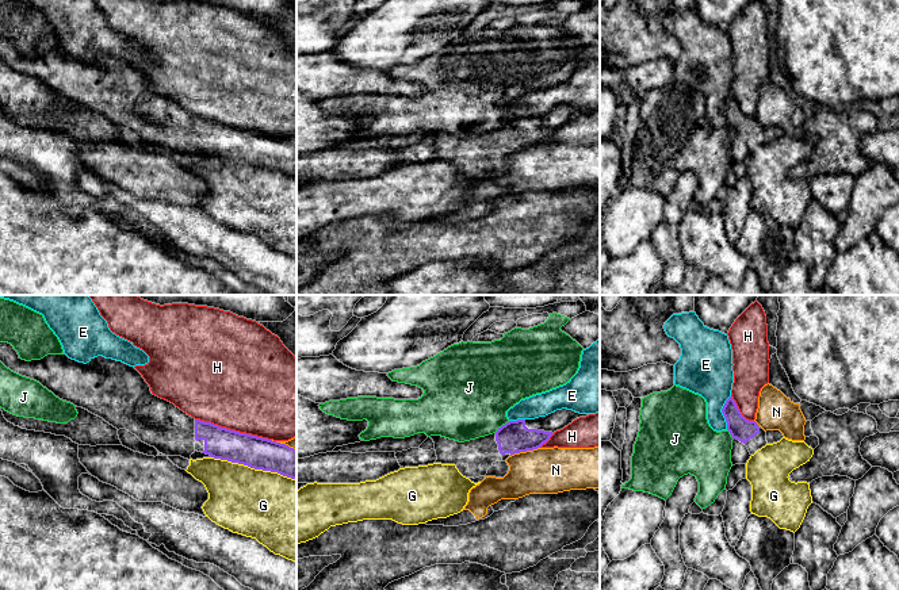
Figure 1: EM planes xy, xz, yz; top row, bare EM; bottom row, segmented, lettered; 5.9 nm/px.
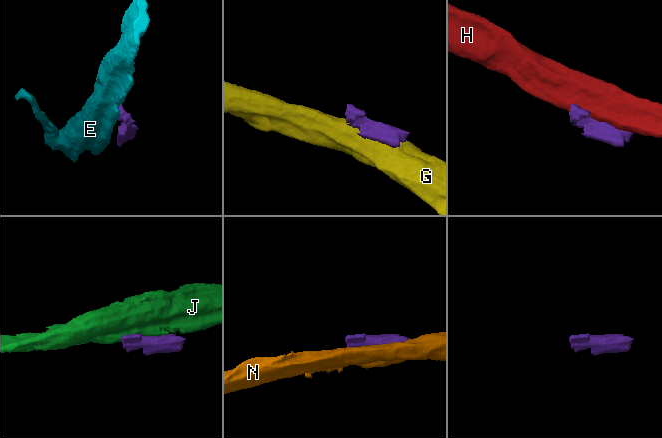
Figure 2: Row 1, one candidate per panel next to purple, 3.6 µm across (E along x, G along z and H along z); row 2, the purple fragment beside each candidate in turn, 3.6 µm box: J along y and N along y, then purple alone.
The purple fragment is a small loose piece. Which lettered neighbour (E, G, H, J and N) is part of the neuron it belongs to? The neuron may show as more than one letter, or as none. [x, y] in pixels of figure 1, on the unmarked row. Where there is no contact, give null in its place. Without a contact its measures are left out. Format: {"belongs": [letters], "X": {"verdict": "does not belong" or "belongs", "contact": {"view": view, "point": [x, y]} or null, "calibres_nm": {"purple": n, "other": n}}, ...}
{"belongs": [], "E": {"verdict": "does not belong", "contact": {"view": "yz", "point": [722, 108]}, "calibres_nm": {"purple": 140, "other": 280}}, "G": {"verdict": "does not belong", "contact": {"view": "xy", "point": [253, 164]}, "calibres_nm": {"purple": 190, "other": 420}}, "H": {"verdict": "does not belong", "contact": {"view": "xy", "point": [233, 127]}, "calibres_nm": {"purple": 190, "other": 500}}, "J": {"verdict": "does not belong", "contact": {"view": "xz", "point": [502, 122]}, "calibres_nm": {"purple": 190, "other": 460}}, "N": {"verdict": "does not belong", "contact": {"view": "xz", "point": [525, 148]}, "calibres_nm": {"purple": 190, "other": 280}}}

